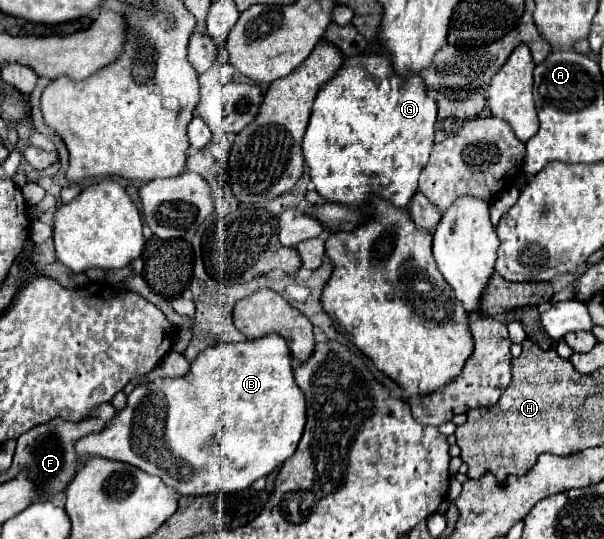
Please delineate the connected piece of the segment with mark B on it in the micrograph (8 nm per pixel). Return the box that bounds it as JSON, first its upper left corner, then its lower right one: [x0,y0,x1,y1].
[78,335,306,495]

